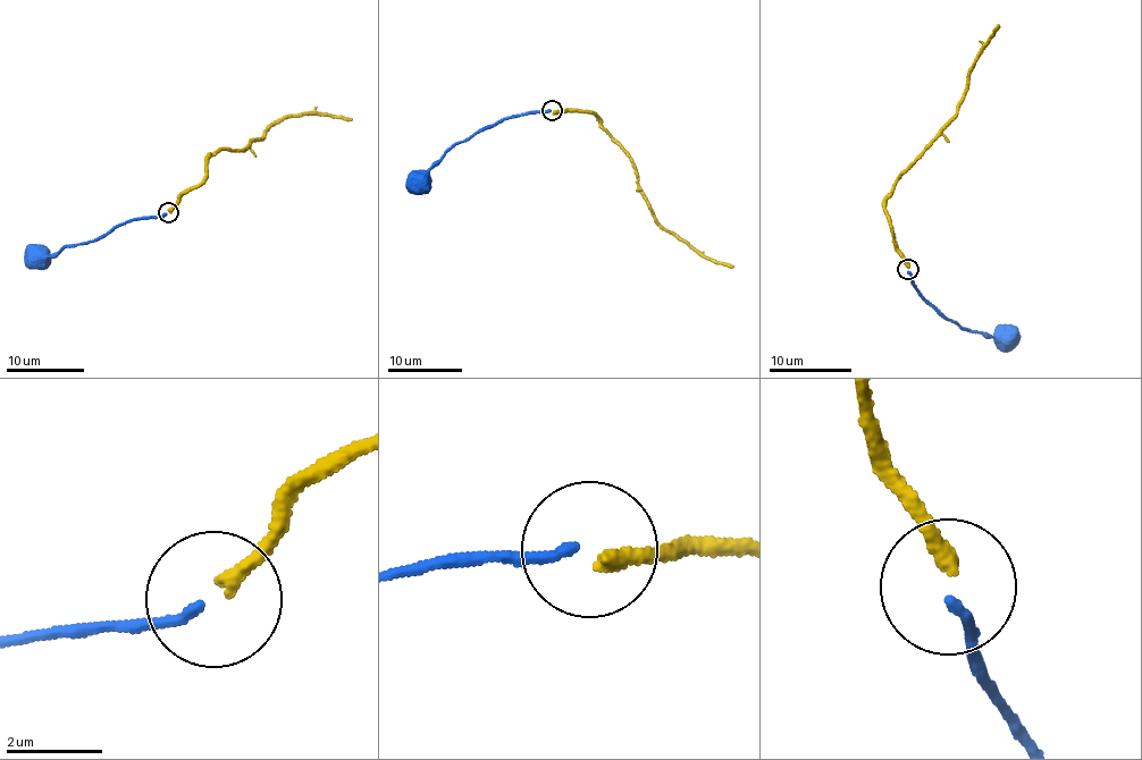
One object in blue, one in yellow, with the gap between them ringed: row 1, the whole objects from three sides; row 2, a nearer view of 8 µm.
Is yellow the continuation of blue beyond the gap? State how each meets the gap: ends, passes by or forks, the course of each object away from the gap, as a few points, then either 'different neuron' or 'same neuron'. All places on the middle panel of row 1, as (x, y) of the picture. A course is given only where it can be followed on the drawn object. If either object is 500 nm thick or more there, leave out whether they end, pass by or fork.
blue ends | yellow ends | blue via (549, 111), (505, 118), (454, 144), (431, 163), (421, 182) | yellow via (553, 111), (593, 114), (630, 160), (637, 187), (662, 227), (707, 258), (733, 267) | different neuron

